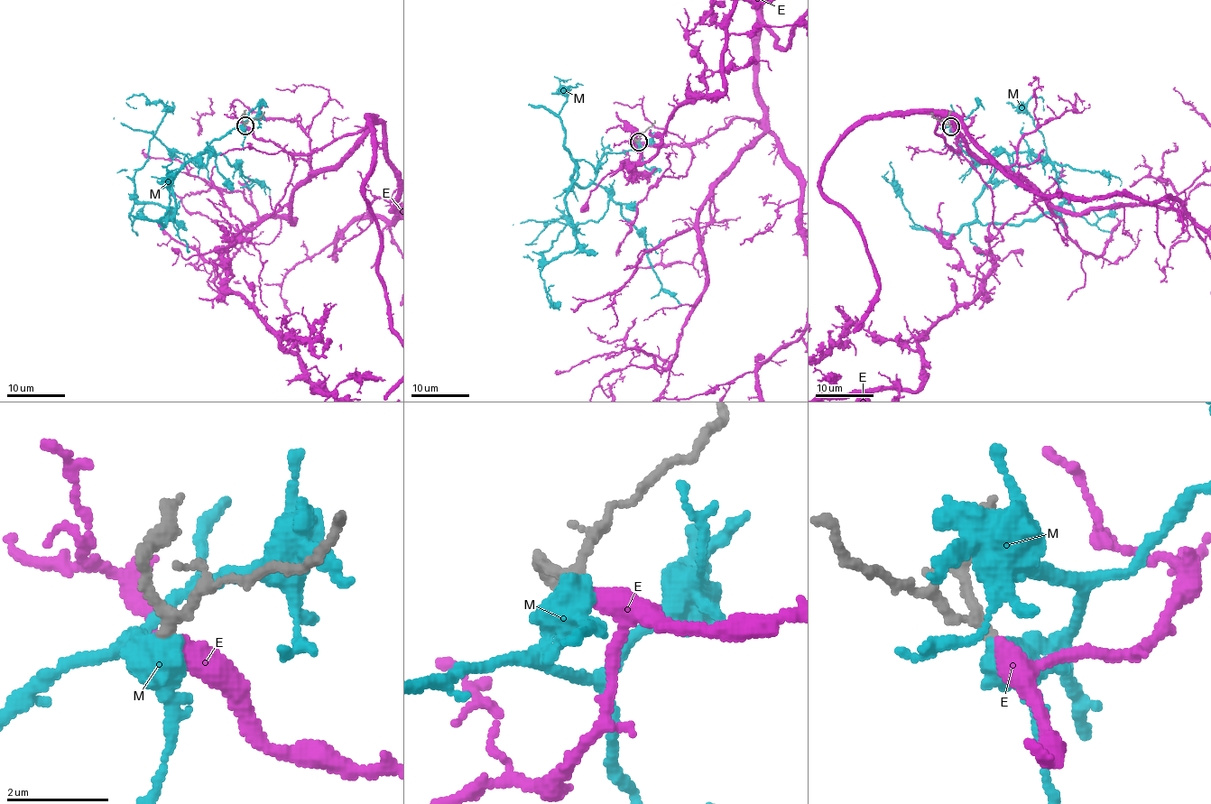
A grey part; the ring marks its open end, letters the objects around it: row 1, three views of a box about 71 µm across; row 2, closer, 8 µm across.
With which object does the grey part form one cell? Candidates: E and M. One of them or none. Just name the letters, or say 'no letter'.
E

